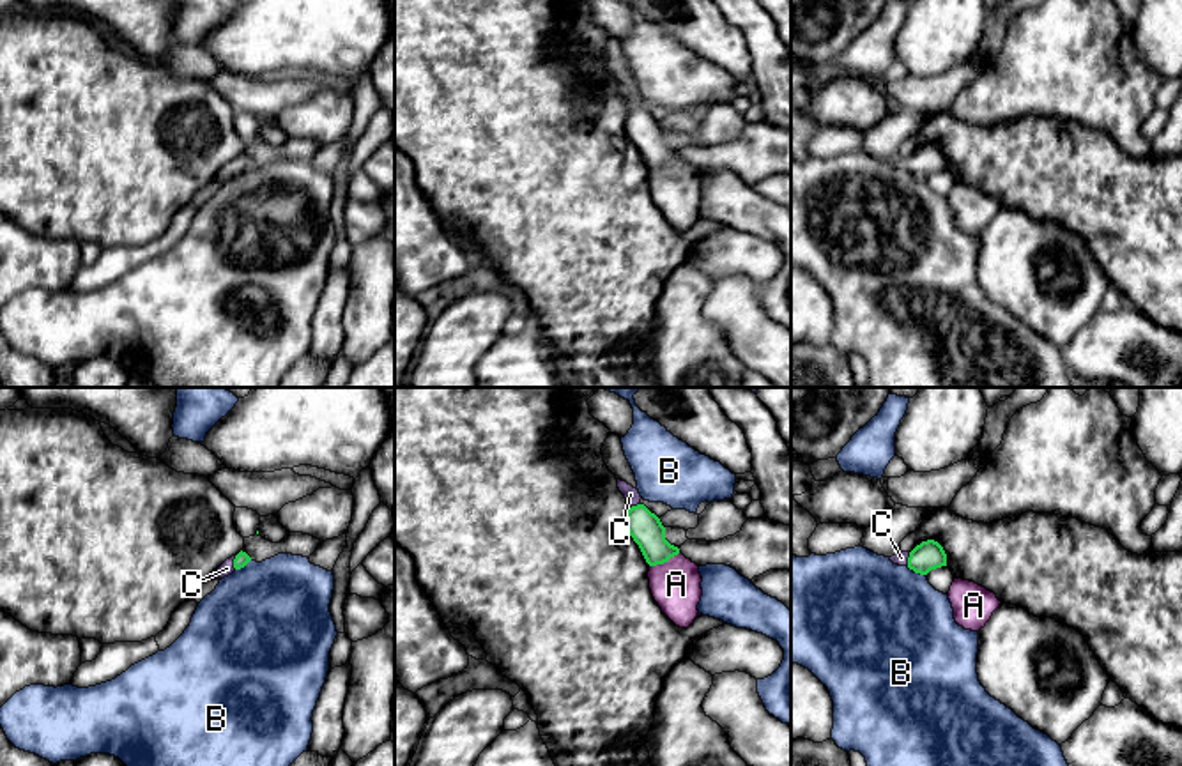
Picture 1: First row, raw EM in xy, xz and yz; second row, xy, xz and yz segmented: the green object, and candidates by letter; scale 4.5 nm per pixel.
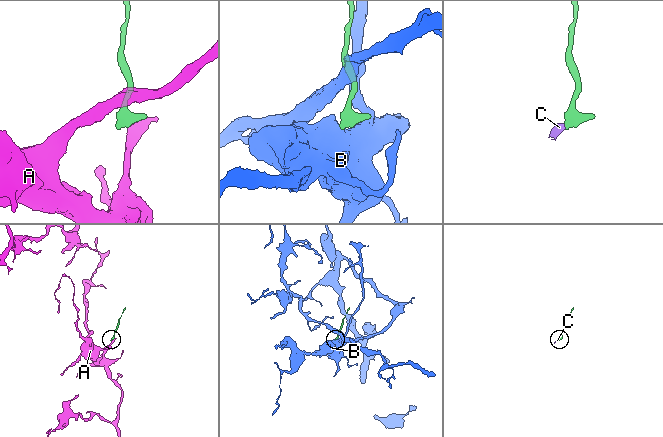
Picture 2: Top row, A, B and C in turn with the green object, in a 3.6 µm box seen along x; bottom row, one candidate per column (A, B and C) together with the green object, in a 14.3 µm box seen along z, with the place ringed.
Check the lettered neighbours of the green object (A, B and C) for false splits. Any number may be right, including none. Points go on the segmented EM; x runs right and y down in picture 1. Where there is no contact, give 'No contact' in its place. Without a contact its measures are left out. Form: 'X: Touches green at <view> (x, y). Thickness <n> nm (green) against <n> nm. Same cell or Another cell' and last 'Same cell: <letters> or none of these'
A: Touches green at xz (664, 561). Thickness 150 nm (green) against 220 nm. Another cell
B: Touches green at yz (915, 572). Thickness 130 nm (green) against 500 nm. Another cell
C: Touches green at xy (234, 561). Thickness 70 nm (green) against 70 nm. Same cell
Same cell: C

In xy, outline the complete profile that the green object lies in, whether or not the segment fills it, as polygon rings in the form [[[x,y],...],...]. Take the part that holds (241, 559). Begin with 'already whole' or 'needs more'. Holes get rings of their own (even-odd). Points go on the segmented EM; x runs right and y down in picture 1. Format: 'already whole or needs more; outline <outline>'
needs more; outline [[[239,552],[235,555],[232,555],[230,559],[226,559],[212,575],[212,578],[225,578],[228,575],[232,575],[235,570],[244,568],[248,563],[251,561],[251,557],[246,552]]]

